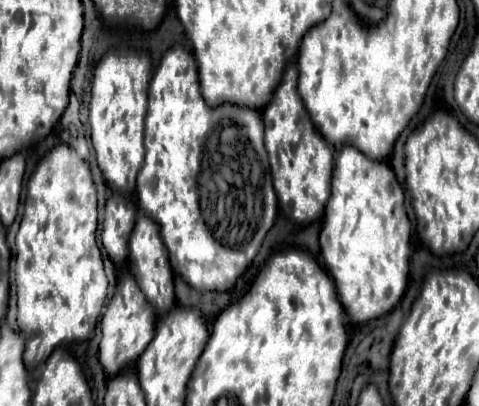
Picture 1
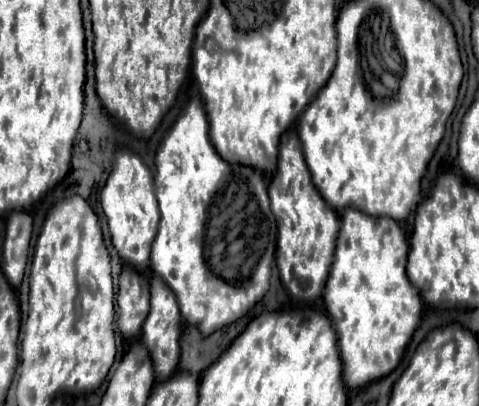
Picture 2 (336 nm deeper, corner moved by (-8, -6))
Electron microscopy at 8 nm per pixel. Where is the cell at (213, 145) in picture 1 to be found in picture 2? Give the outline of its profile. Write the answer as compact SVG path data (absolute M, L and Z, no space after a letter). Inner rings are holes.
M190 100L156 152L154 184L156 184L156 200L158 200L158 208L160 208L160 228L158 228L158 236L152 244L152 260L150 260L152 272L156 276L160 276L164 280L164 284L176 294L184 322L190 326L196 326L202 332L202 336L210 336L216 330L240 320L256 302L260 302L264 298L264 294L270 288L270 270L272 270L272 262L274 262L274 252L276 252L276 220L274 220L274 216L270 212L270 204L268 204L268 178L260 176L260 172L252 172L252 168L240 168L240 166L228 164L226 160L220 160L220 156L216 154L216 150L212 148L210 140L208 140L208 118L206 118L204 106L200 100Z

